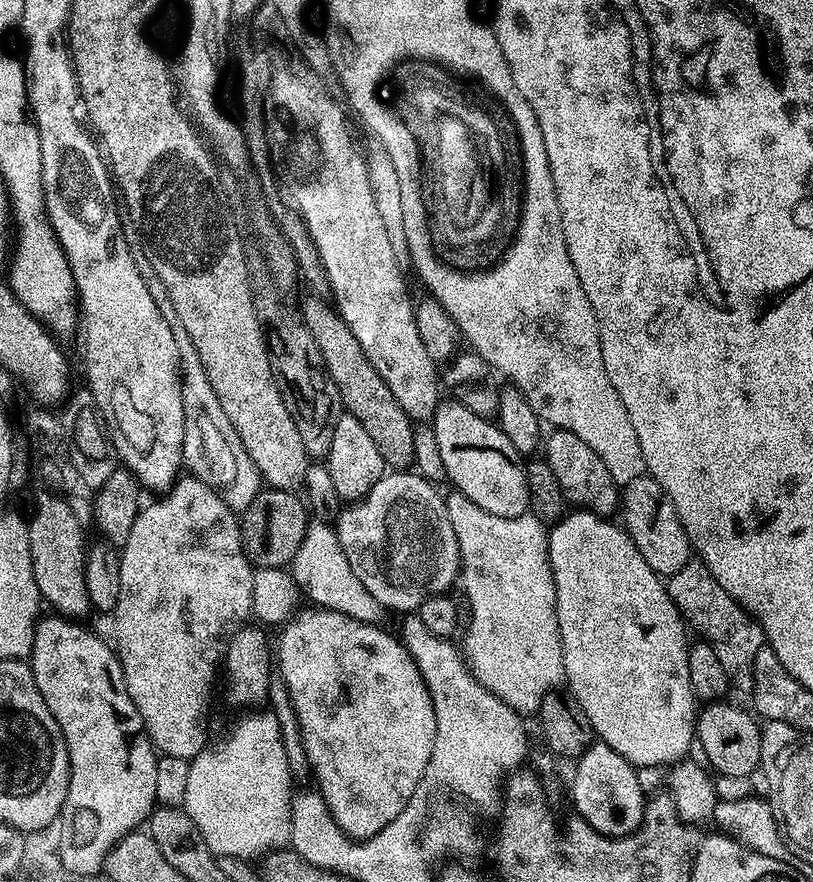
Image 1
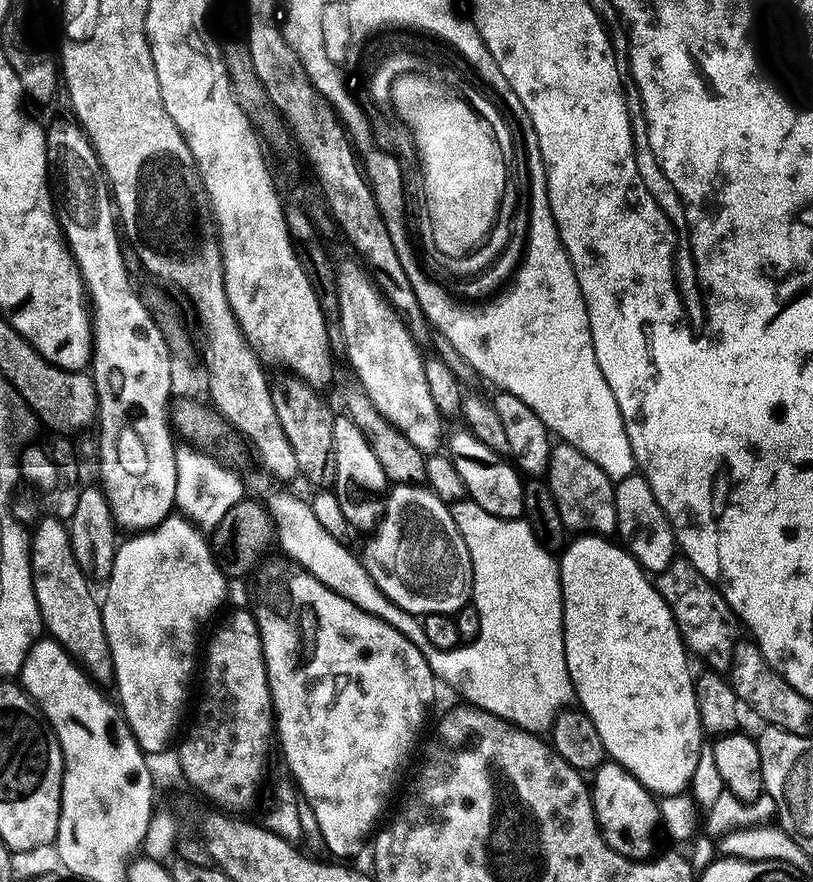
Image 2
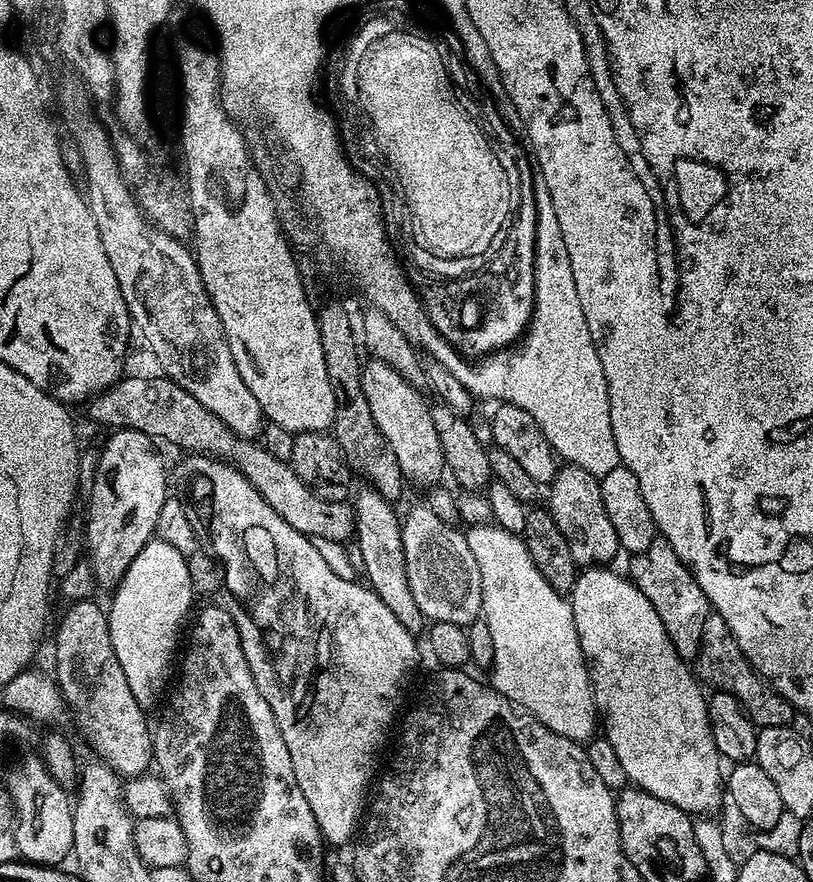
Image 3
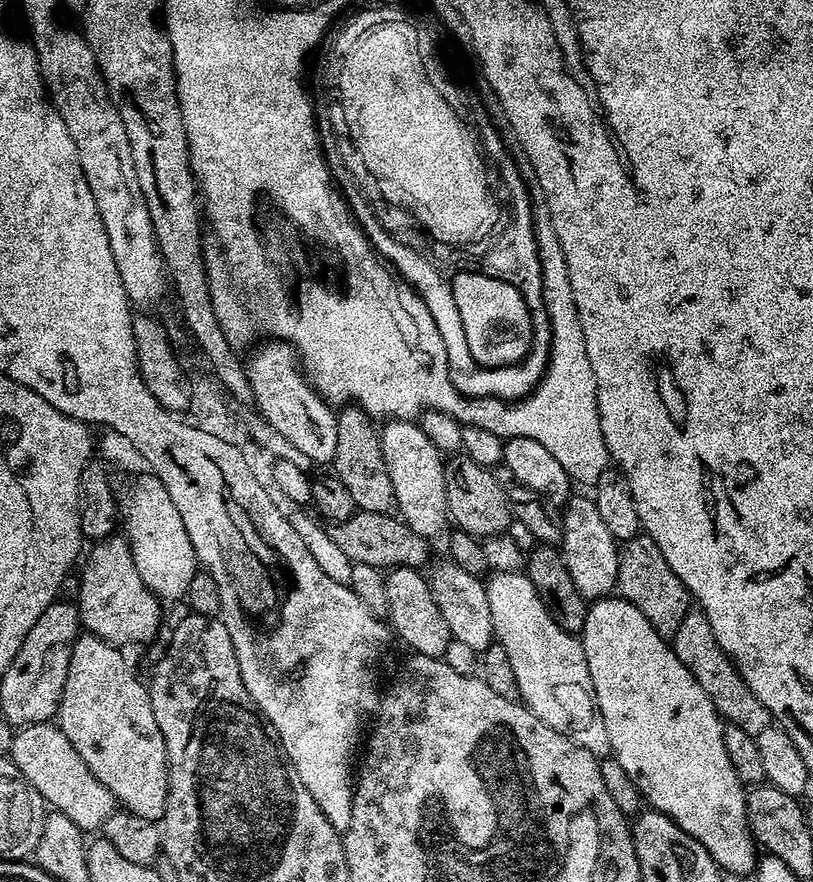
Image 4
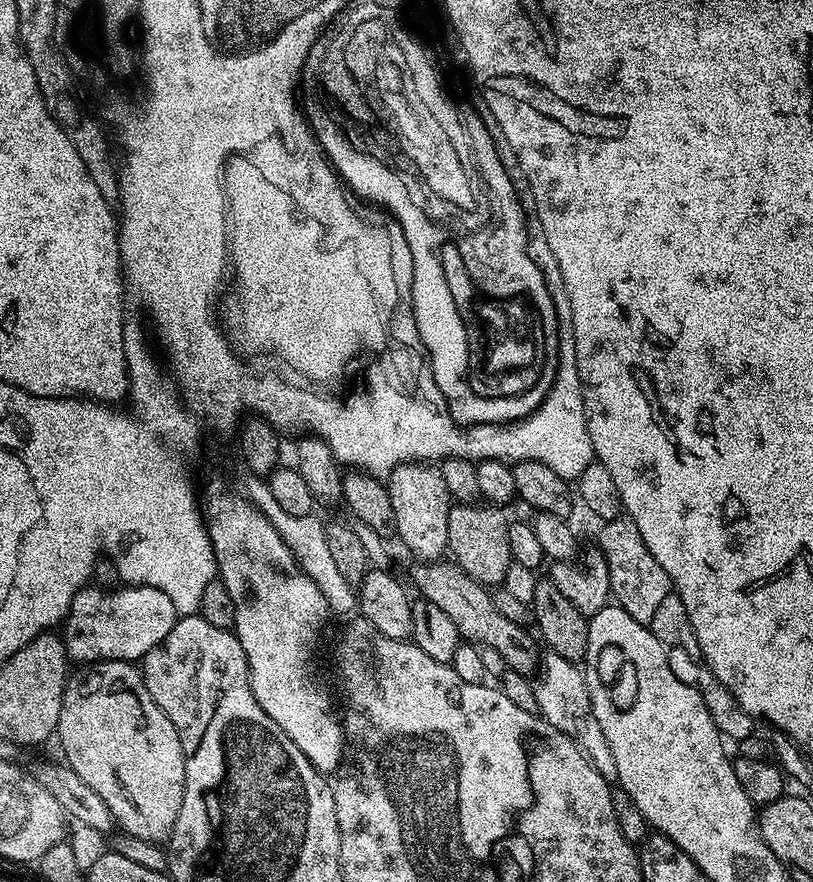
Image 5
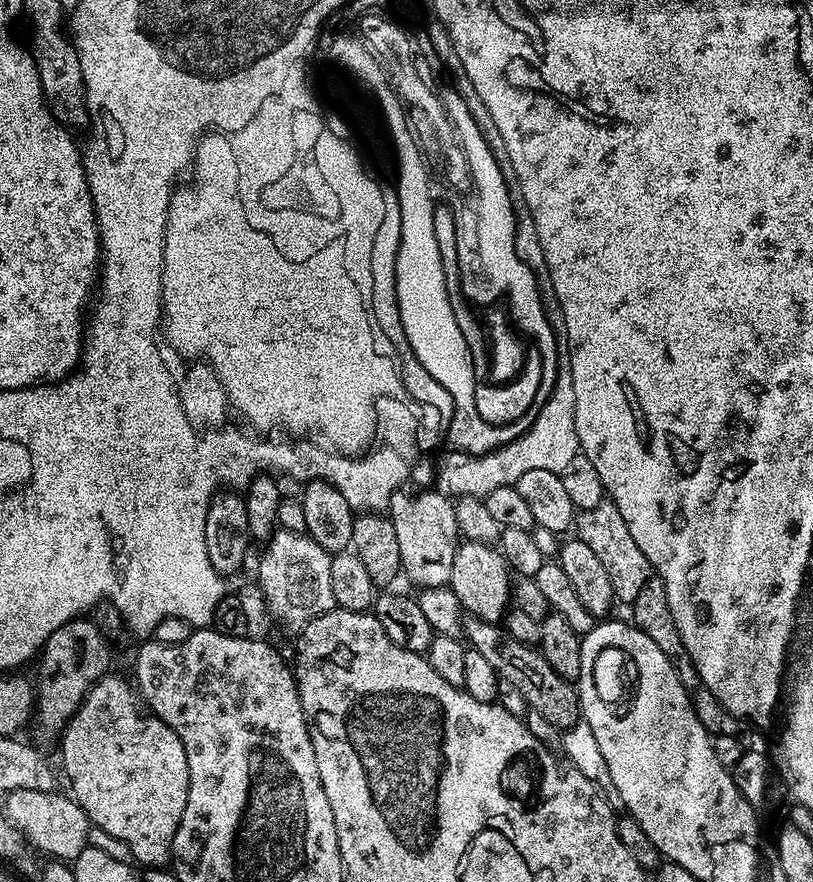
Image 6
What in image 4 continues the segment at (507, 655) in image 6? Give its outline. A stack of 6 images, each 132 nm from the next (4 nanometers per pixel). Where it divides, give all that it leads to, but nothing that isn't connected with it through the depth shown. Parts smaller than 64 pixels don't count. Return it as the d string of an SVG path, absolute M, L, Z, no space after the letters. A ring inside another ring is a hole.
M357 510L352 513L350 518L346 518L346 522L332 524L327 531L330 538L334 540L335 545L346 554L351 562L368 563L370 566L381 570L391 570L394 568L414 568L420 570L425 567L423 564L428 560L429 541L423 536L414 534L410 530L410 526L406 526L403 520L395 515L370 514L369 512Z

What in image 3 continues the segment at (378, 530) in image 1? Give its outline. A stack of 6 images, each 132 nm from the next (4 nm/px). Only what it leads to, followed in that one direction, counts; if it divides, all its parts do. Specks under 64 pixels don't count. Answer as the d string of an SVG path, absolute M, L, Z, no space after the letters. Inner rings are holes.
M429 506L403 513L400 526L410 594L414 594L414 602L418 602L424 617L432 622L467 626L482 616L482 574L478 574L478 562L474 562L467 535L459 530L442 522Z

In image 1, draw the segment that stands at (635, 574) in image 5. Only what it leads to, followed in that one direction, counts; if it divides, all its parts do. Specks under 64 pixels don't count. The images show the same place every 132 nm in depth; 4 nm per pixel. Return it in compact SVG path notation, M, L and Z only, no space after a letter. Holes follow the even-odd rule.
M698 558L690 559L678 574L667 577L666 587L670 598L685 621L697 632L697 637L703 638L706 643L718 654L718 662L722 662L722 670L726 670L731 687L741 688L744 694L751 693L754 682L754 658L758 650L766 647L762 626L745 608L710 574L710 570Z

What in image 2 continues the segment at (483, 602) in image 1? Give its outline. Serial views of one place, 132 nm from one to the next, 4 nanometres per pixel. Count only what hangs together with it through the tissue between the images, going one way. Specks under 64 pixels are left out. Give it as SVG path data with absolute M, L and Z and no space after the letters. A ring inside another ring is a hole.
M470 498L453 500L450 507L454 522L458 526L458 534L462 534L462 538L466 542L466 550L470 550L470 562L472 563L471 603L478 610L478 617L481 619L481 629L478 630L476 638L468 643L461 643L458 648L438 650L438 646L432 646L431 648L424 648L422 654L426 658L430 670L436 676L437 681L441 685L449 684L464 699L461 701L467 702L471 707L481 708L483 712L488 712L491 716L496 716L500 720L507 720L515 724L517 728L523 728L526 732L547 733L557 716L565 711L574 700L572 683L570 682L570 670L566 670L564 627L562 626L562 590L560 589L560 566L557 557L538 542L538 538L532 532L531 526L523 518L518 520L498 518L494 514L482 510L482 506L478 506Z

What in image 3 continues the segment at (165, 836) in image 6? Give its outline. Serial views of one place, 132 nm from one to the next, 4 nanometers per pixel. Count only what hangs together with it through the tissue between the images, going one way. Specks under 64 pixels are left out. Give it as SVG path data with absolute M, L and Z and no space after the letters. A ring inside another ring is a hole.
M95 599L73 600L67 605L64 617L56 628L56 672L54 679L64 696L64 703L76 715L80 725L94 744L95 750L109 767L124 778L142 776L149 771L153 763L152 737L153 729L148 728L146 709L137 702L134 694L130 694L130 685L126 682L126 674L122 674L122 666L118 666L118 658L114 658L114 646L110 646L110 626L108 613L103 607L96 605Z

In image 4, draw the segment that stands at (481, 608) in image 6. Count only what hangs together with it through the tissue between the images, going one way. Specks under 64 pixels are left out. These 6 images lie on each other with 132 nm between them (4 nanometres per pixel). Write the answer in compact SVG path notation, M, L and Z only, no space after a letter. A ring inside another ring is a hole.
M452 454L447 457L444 473L448 515L457 529L477 538L507 533L508 525L513 521L512 503L509 502L508 492L500 485L497 473L493 469L478 466L478 462L474 462L469 456Z

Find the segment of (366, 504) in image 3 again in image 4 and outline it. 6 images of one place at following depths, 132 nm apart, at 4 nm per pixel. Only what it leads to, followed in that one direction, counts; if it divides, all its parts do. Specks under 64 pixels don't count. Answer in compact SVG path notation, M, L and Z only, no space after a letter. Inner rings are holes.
M394 568L385 575L387 611L386 620L391 631L396 632L412 647L417 656L443 657L452 635L438 602L434 602L432 585L423 571L414 568ZM424 575L424 576L423 576Z

